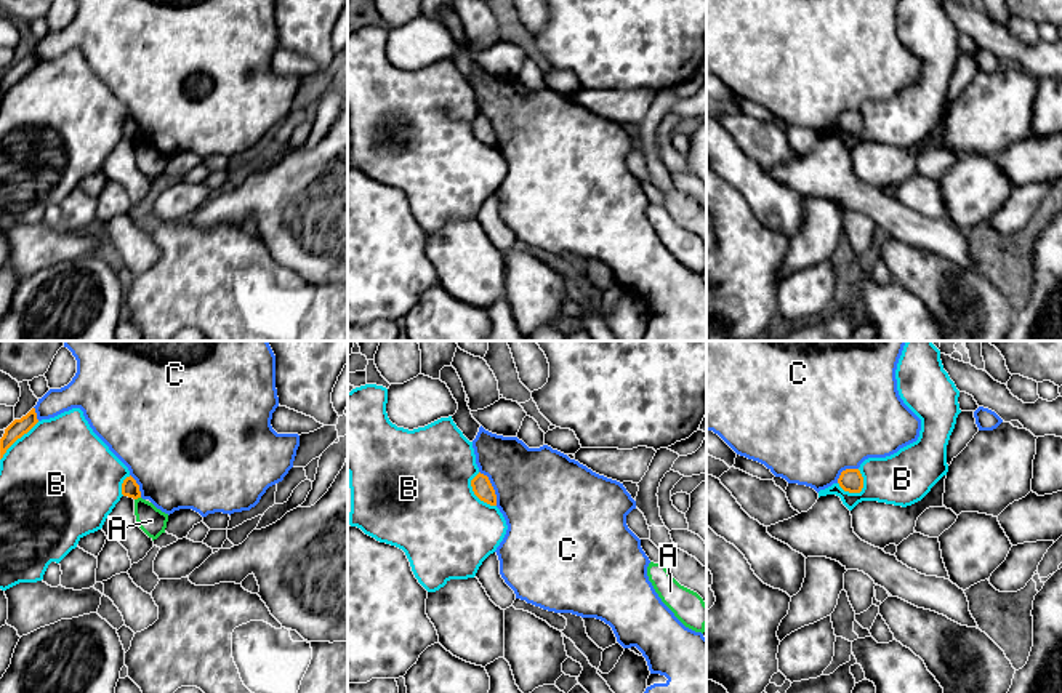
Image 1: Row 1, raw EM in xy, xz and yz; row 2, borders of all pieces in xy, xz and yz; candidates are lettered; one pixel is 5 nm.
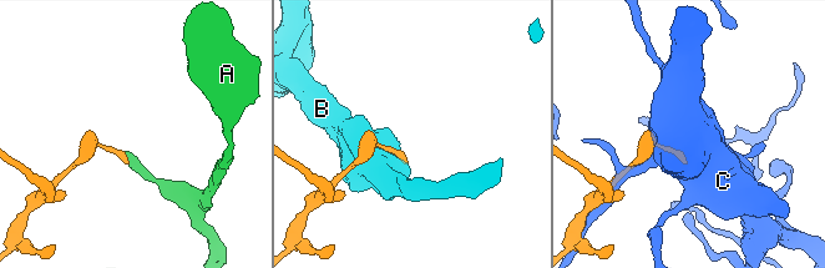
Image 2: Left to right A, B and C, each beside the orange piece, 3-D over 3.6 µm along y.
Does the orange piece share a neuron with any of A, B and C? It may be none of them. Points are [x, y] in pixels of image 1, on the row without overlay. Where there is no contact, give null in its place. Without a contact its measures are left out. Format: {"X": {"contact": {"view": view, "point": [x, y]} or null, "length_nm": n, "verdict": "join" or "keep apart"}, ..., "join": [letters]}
{"A": {"contact": {"view": "xy", "point": [136, 140]}, "length_nm": 40, "verdict": "keep apart"}, "B": {"contact": {"view": "yz", "point": [854, 133]}, "length_nm": 140, "verdict": "keep apart"}, "C": {"contact": {"view": "xz", "point": [492, 128]}, "length_nm": 200, "verdict": "keep apart"}, "join": []}

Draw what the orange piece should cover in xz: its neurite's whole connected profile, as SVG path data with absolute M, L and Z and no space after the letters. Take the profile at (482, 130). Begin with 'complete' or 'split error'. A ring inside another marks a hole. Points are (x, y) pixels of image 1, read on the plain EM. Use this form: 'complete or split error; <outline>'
complete; M479 114L471 122L471 128L473 128L474 136L481 142L484 142L484 144L487 144L490 147L497 147L497 136L495 136L495 131L493 131L493 128L492 128L492 125L490 125L490 122L489 122L487 117L484 117L484 115Z

